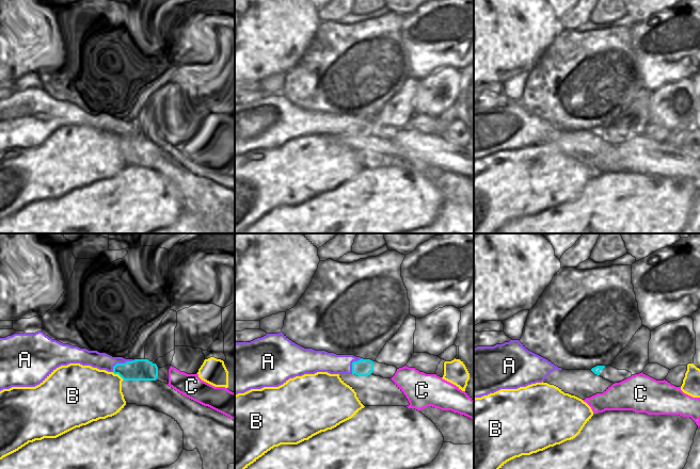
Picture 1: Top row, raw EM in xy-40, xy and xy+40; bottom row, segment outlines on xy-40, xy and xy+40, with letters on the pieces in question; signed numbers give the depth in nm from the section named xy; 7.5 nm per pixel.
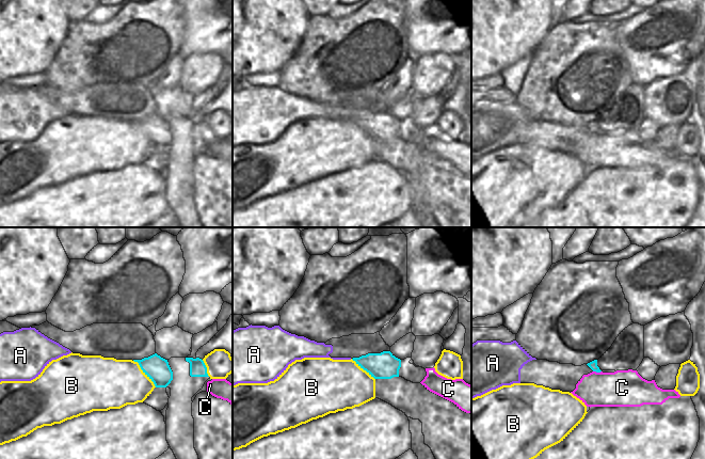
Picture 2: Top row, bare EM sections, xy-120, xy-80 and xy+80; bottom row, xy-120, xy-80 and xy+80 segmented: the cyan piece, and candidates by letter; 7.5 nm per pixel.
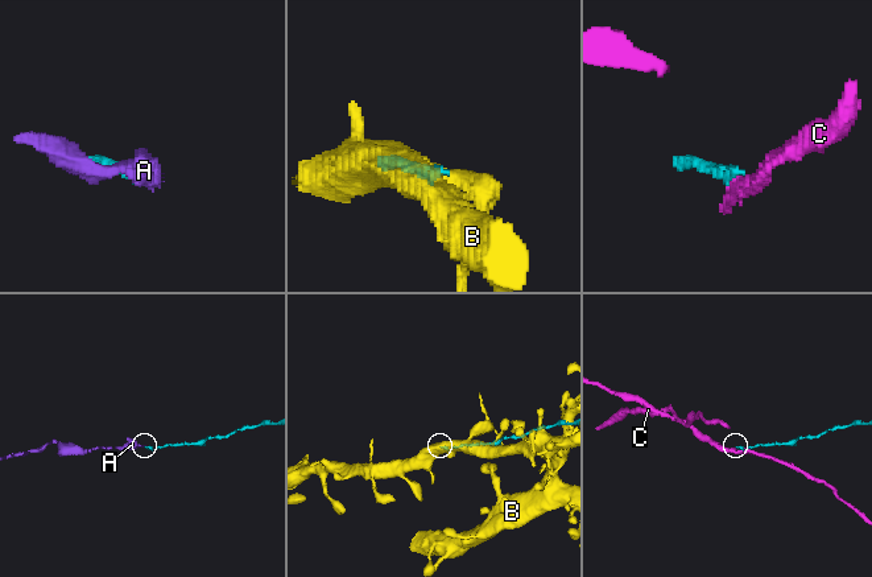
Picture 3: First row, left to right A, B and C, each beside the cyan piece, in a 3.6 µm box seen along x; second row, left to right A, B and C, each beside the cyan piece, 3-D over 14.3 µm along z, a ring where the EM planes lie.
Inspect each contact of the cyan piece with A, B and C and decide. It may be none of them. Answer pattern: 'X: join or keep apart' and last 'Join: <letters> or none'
A: join
B: keep apart
C: keep apart
Join: A

